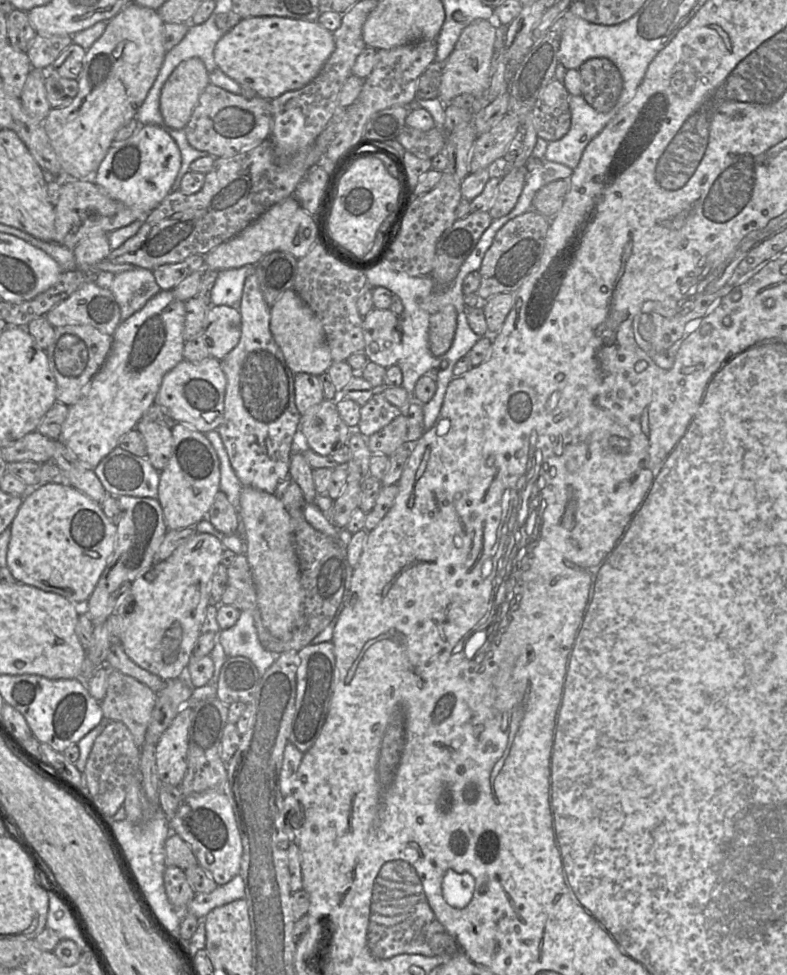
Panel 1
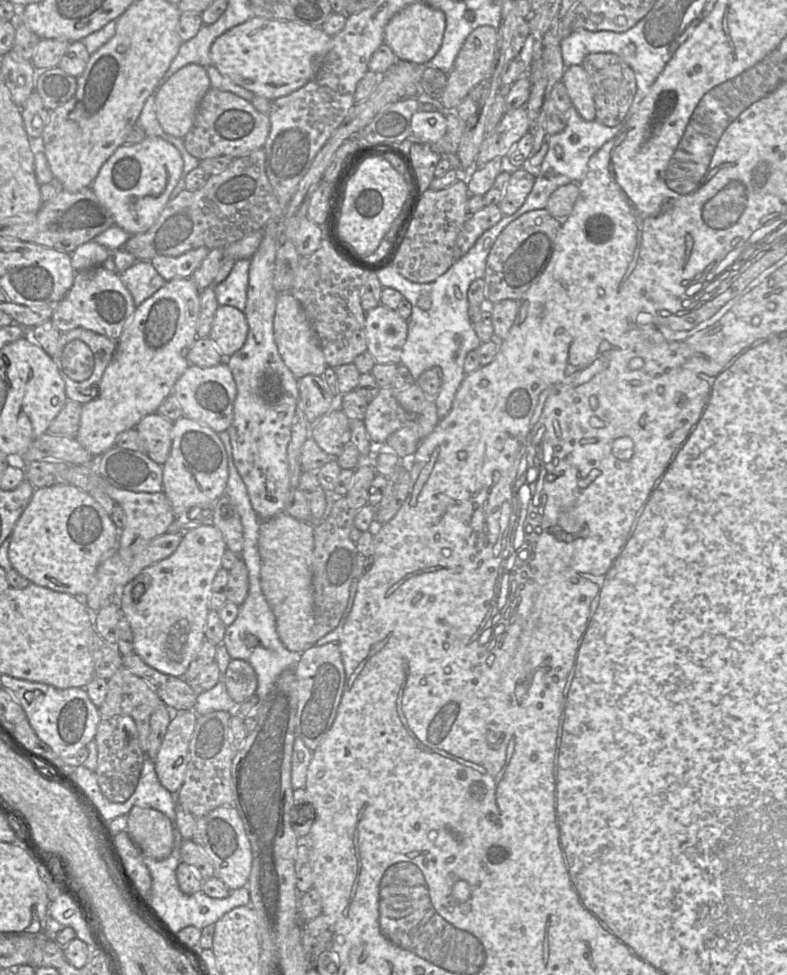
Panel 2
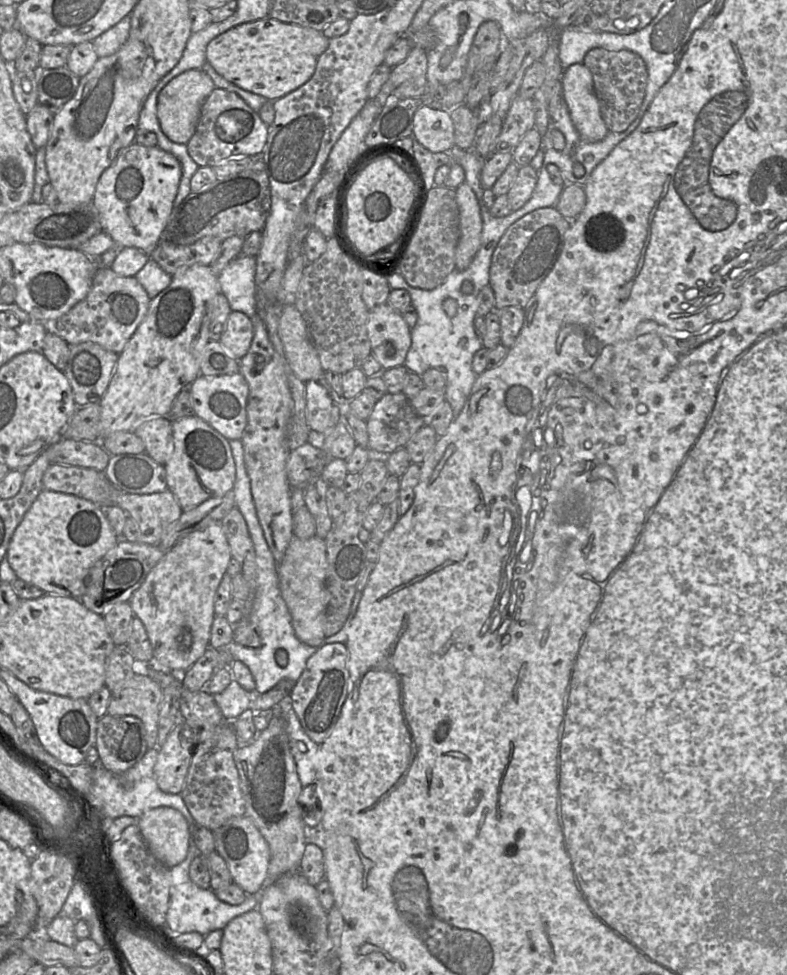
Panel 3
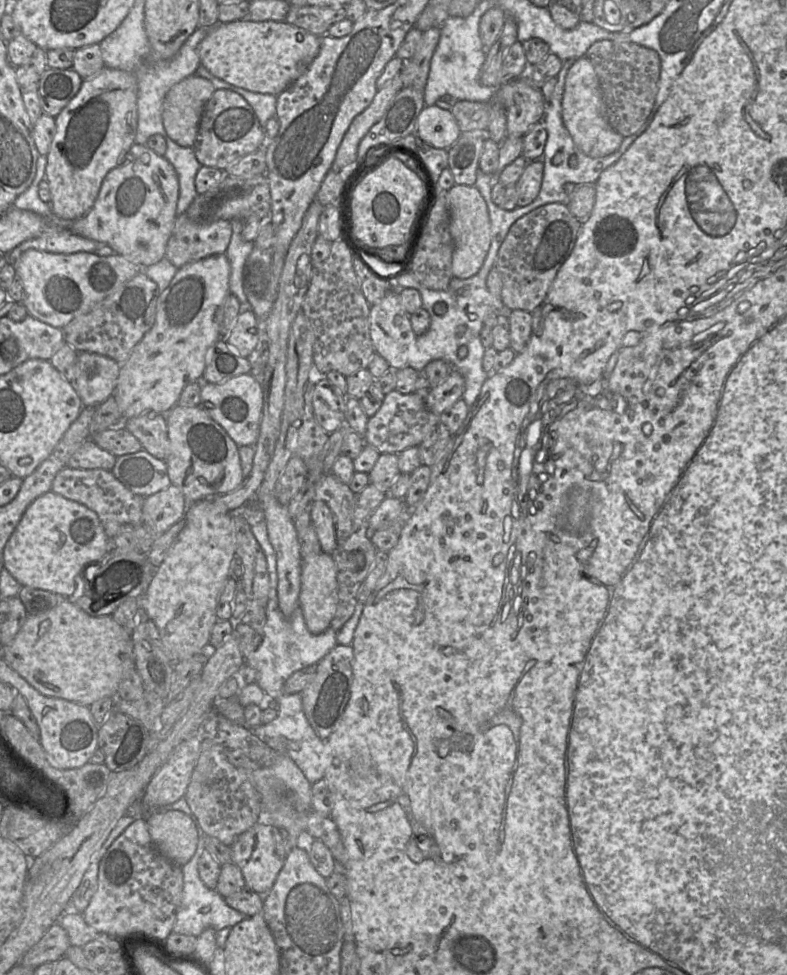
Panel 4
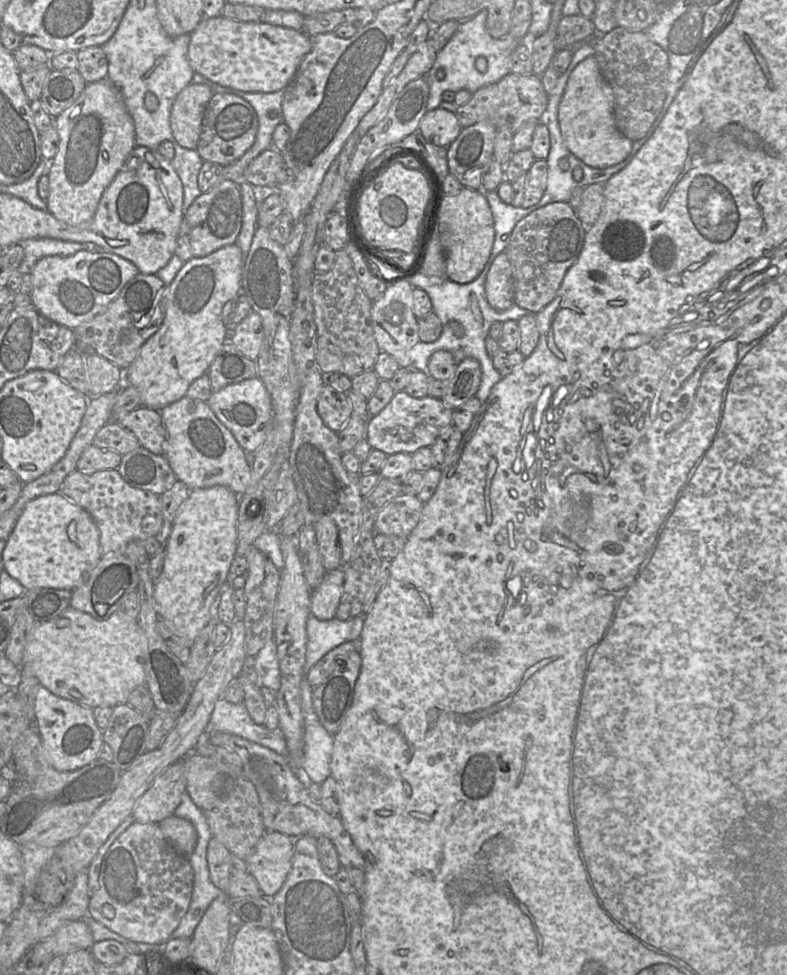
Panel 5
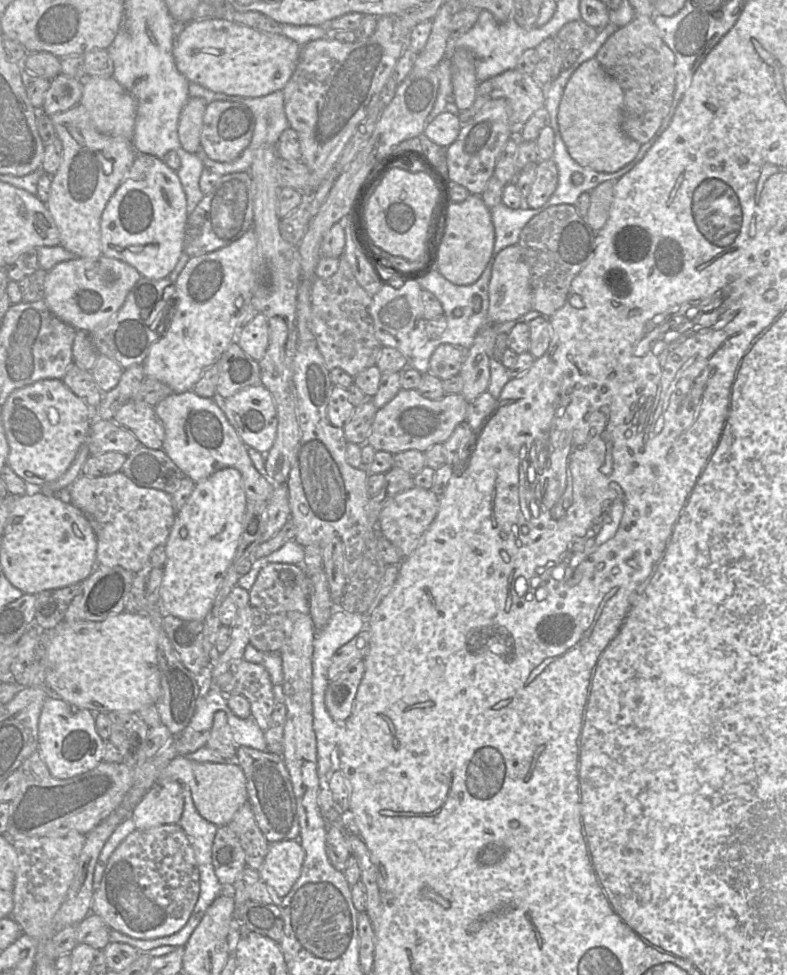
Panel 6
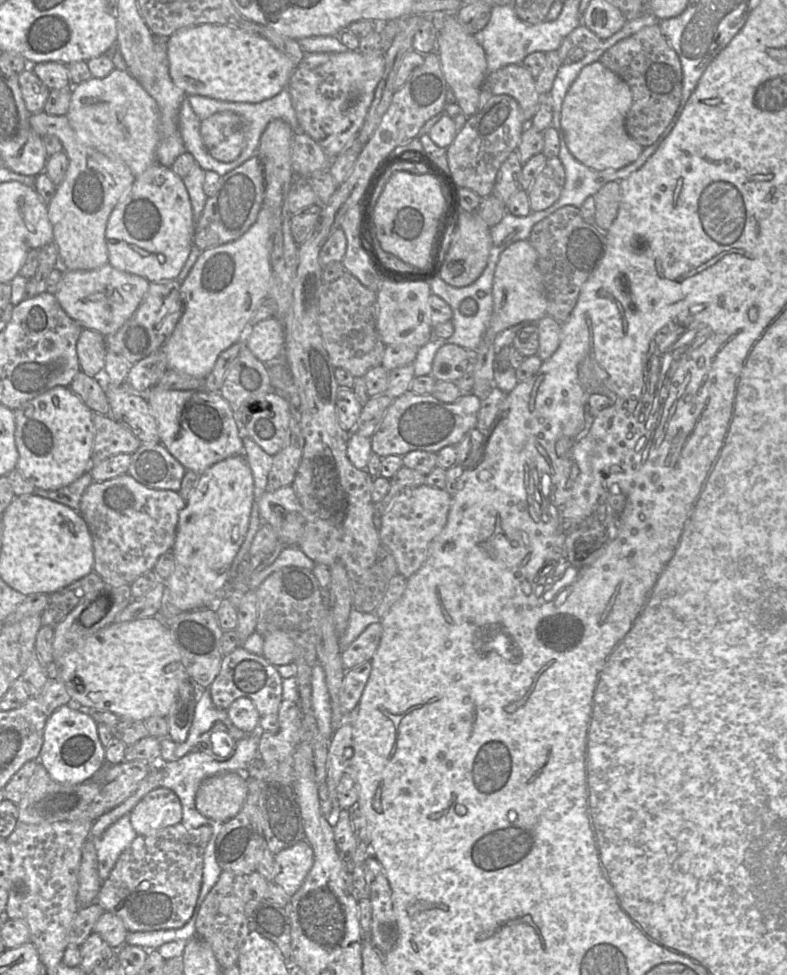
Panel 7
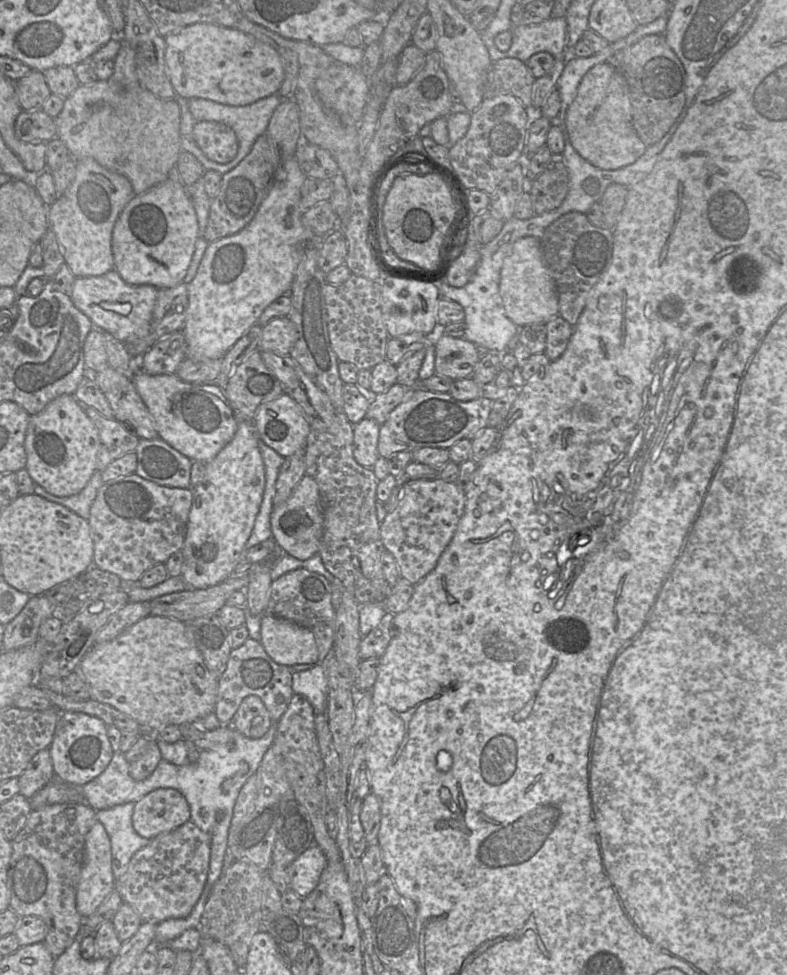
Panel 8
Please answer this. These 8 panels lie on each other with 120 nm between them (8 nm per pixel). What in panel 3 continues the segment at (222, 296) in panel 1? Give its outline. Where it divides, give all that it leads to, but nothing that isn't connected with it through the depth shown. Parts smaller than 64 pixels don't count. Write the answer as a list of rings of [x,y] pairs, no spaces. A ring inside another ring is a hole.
[[[240,255],[234,258],[218,276],[220,293],[227,298],[232,311],[246,314],[249,318],[257,314],[257,289],[255,284],[256,257]]]

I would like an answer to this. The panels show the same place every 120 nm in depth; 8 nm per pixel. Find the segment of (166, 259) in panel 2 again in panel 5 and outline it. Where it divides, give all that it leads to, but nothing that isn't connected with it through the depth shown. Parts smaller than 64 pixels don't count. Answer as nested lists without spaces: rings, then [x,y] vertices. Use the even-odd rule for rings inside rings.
[[[224,179],[192,203],[183,217],[175,255],[187,262],[206,257],[218,249],[235,244],[242,226],[241,185],[232,179]]]

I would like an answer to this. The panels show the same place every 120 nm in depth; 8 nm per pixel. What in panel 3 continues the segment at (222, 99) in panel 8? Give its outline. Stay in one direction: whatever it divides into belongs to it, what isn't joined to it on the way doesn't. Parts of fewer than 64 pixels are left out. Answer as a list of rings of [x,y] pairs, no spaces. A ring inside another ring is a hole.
[[[270,17],[237,25],[211,40],[206,60],[223,78],[248,92],[275,101],[305,84],[313,75],[329,39],[322,31]]]

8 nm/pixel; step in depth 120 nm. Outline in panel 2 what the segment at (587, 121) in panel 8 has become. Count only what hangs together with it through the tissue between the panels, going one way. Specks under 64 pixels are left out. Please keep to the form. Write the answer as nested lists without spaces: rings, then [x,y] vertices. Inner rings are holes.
[[[572,65],[565,69],[562,82],[572,105],[586,121],[596,119],[596,110],[589,85],[588,75],[582,65]]]

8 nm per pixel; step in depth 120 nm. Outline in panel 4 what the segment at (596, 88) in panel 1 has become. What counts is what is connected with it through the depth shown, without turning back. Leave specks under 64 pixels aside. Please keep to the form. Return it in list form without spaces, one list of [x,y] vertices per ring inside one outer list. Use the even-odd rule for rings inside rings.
[[[601,40],[585,54],[599,80],[606,117],[623,137],[636,133],[649,117],[655,104],[660,78],[660,58],[656,51],[628,41]]]

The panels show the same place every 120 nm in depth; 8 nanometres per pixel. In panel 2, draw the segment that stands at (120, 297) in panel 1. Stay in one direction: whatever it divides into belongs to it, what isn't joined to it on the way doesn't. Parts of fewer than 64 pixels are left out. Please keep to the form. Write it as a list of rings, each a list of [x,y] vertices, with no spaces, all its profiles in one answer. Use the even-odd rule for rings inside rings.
[[[137,261],[122,272],[120,278],[131,293],[137,307],[167,283],[151,261]]]

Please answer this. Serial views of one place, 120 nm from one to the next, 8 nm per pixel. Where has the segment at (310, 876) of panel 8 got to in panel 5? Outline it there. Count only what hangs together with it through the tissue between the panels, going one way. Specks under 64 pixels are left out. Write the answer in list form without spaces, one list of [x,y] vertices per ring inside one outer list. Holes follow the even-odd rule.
[[[266,831],[245,860],[264,897],[273,897],[283,886],[294,852],[294,840],[280,832]]]

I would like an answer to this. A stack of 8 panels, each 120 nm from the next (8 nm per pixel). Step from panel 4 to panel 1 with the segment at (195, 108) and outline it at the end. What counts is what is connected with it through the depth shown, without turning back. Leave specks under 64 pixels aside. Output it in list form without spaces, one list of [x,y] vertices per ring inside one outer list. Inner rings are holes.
[[[200,58],[182,61],[161,90],[160,112],[165,124],[175,130],[184,129],[209,83],[210,73]]]

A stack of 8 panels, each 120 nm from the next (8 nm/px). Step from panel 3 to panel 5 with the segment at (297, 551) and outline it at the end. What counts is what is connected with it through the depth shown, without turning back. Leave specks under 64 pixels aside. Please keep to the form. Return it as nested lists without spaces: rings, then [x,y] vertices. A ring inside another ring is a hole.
[[[342,568],[326,572],[320,585],[311,592],[310,611],[313,616],[323,621],[336,617],[344,580]]]

